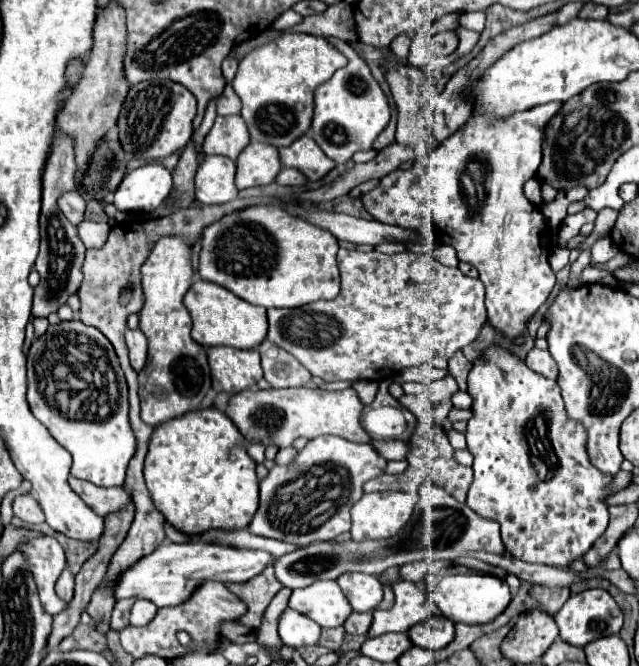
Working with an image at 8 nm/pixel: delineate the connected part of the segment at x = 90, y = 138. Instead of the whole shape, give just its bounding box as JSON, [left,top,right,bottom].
[56,1,132,173]

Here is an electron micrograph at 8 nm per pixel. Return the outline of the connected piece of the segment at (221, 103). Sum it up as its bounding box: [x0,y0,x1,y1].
[216,85,240,115]

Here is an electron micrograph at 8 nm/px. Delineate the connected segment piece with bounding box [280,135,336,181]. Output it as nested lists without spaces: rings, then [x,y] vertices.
[[[302,135],[290,147],[280,149],[280,161],[284,167],[292,167],[304,173],[308,181],[320,181],[336,165],[308,135]]]

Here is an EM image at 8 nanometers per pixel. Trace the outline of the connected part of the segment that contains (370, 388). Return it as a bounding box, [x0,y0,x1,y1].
[352,381,378,405]

